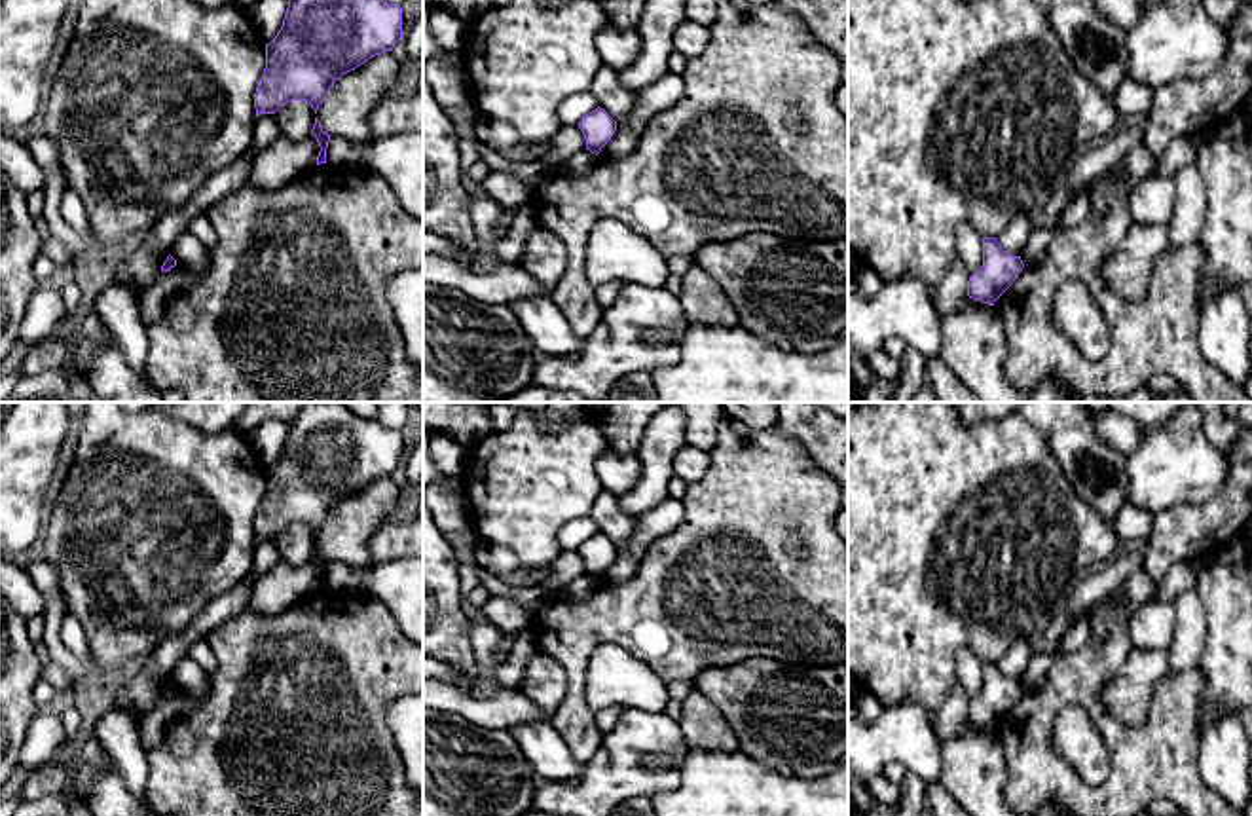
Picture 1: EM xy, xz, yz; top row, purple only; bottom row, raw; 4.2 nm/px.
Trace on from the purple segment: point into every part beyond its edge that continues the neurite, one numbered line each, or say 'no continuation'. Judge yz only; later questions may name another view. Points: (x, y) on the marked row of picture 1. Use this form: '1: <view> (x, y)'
no continuation

